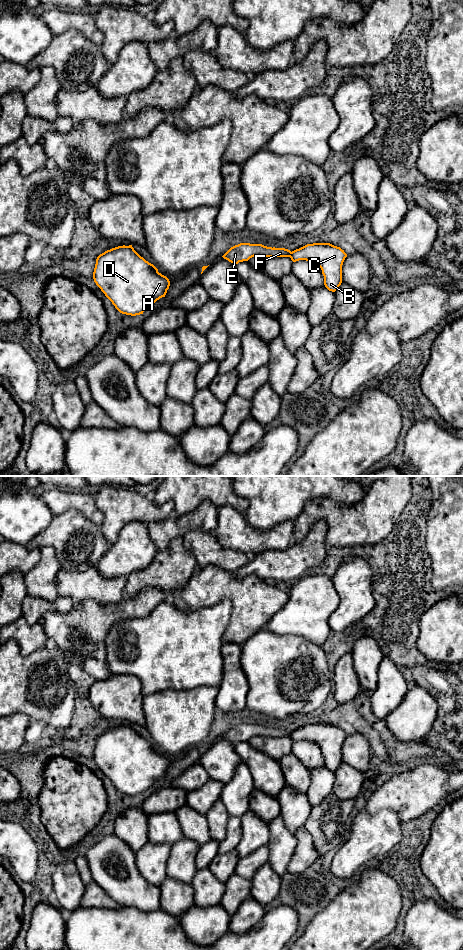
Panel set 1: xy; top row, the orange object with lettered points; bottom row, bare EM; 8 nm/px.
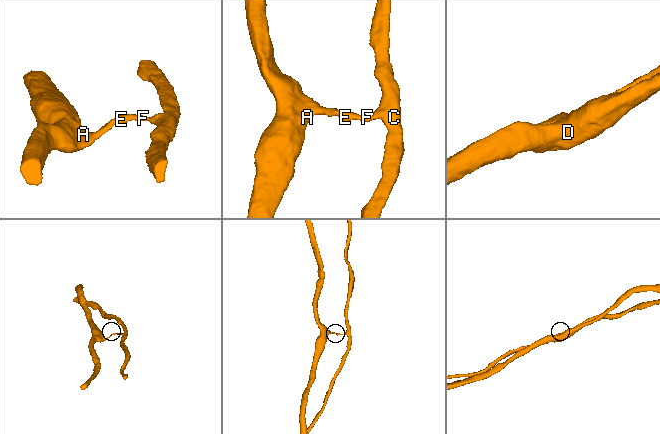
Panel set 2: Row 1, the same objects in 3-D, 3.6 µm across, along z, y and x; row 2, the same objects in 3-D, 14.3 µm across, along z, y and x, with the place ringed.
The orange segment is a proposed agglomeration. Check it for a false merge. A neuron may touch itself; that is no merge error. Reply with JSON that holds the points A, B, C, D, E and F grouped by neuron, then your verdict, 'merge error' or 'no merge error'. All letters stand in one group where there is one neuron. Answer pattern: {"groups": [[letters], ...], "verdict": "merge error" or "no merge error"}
{"groups": [["A", "D", "E", "F"], ["B", "C"]], "verdict": "merge error"}

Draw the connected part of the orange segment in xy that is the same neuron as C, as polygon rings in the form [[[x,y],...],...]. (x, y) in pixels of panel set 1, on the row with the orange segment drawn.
[[[330,243],[307,244],[291,252],[293,262],[306,260],[316,263],[322,270],[325,287],[335,292],[342,283],[342,265],[347,254]]]

